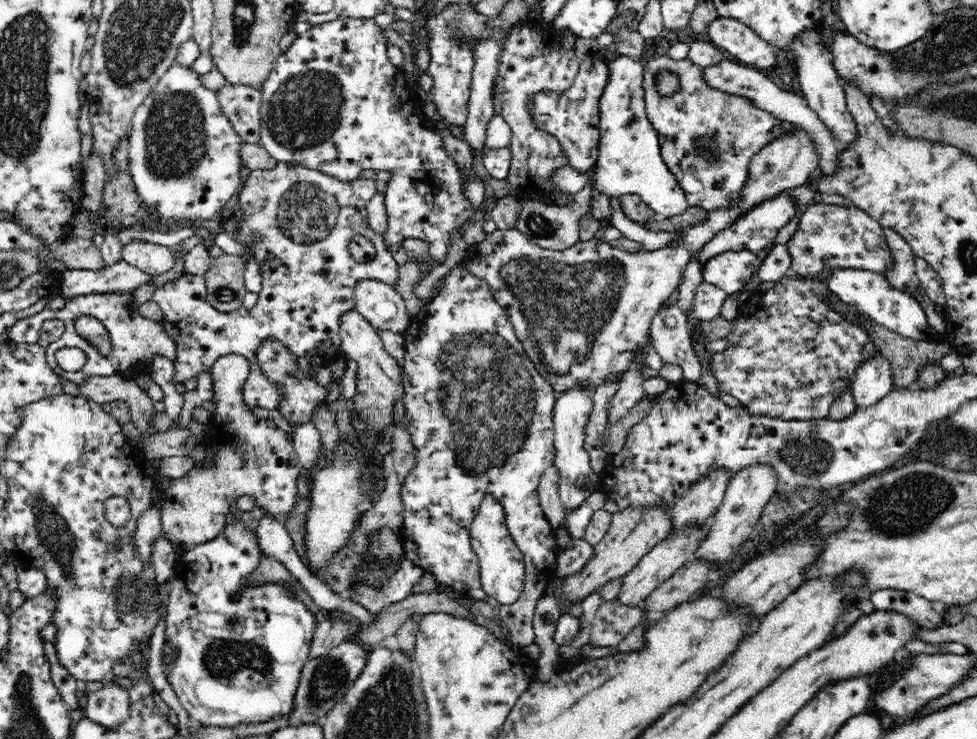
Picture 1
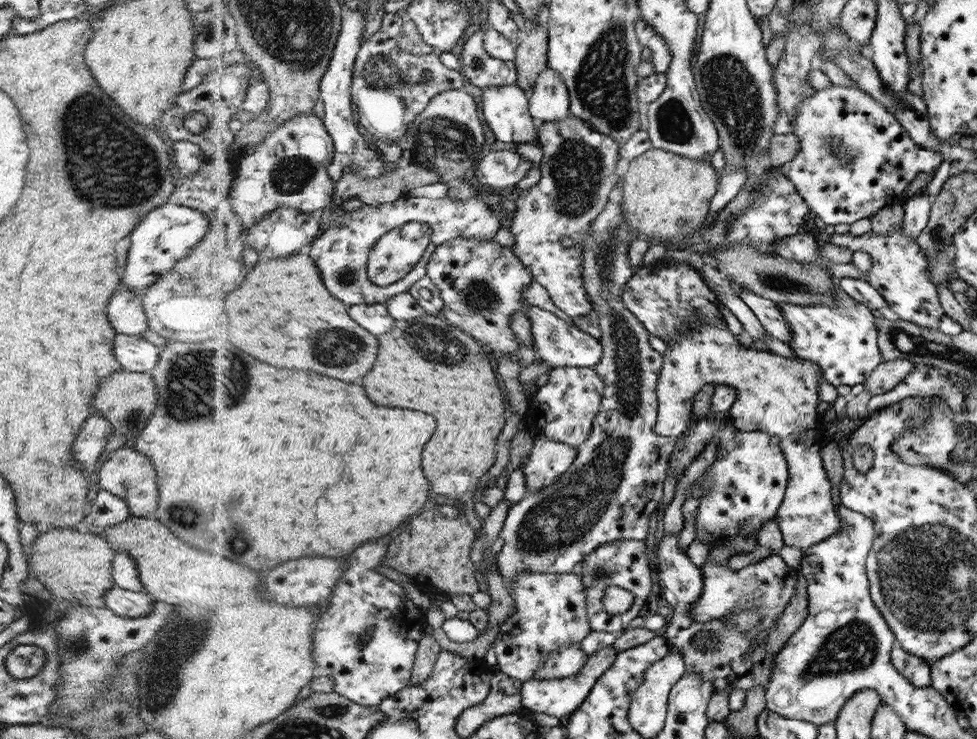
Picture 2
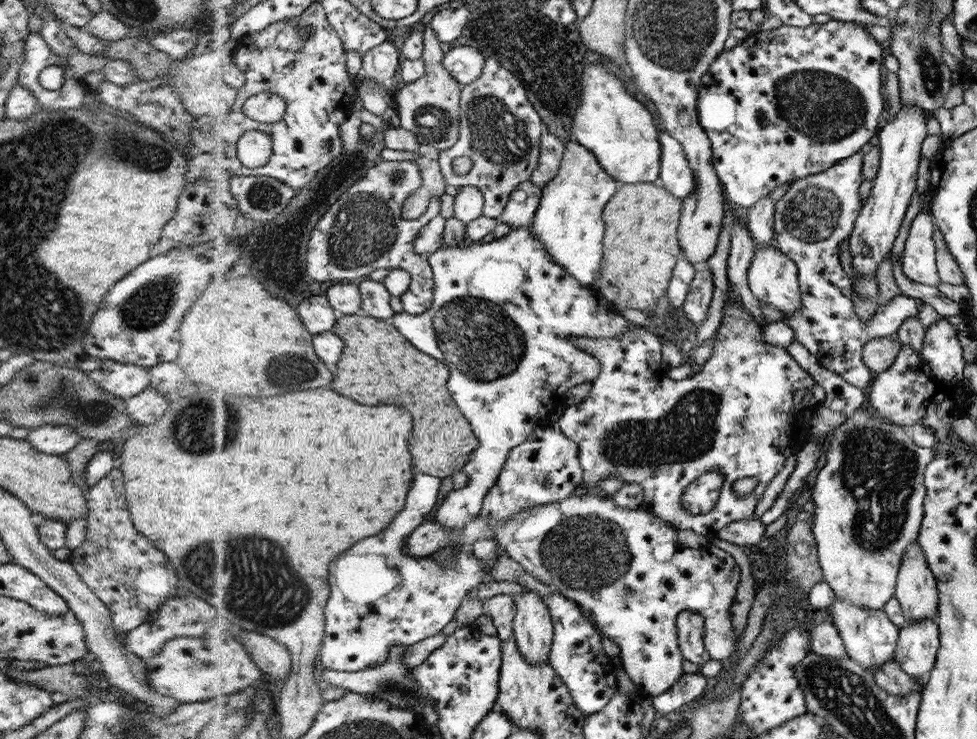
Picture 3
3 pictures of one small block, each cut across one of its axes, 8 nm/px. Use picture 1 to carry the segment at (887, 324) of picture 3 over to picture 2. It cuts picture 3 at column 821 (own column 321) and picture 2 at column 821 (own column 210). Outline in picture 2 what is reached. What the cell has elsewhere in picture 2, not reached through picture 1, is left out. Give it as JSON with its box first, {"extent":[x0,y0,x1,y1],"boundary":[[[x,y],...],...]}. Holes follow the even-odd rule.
{"extent":[777,288,883,386],"boundary":[[[842,288],[836,289],[837,302],[833,306],[827,304],[810,304],[808,306],[778,303],[777,307],[782,311],[788,321],[791,330],[789,346],[800,359],[806,359],[818,363],[823,370],[823,376],[833,386],[856,386],[865,383],[873,370],[883,361],[880,345],[877,343],[878,329],[876,314],[868,306],[857,302],[848,296]]]}

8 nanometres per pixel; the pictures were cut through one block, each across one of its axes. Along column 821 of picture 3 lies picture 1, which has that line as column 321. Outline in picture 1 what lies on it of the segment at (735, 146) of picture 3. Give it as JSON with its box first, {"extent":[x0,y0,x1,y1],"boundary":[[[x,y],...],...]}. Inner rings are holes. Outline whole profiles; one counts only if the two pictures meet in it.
{"extent":[259,17,479,262],"boundary":[[[339,17],[333,22],[324,22],[324,24],[318,24],[318,26],[312,26],[308,32],[298,36],[288,50],[280,56],[277,56],[277,59],[273,62],[273,67],[265,78],[264,86],[261,88],[262,100],[260,112],[262,117],[259,144],[278,163],[298,164],[304,168],[309,168],[309,170],[323,172],[336,180],[341,180],[341,182],[352,182],[352,180],[360,178],[362,170],[370,170],[370,168],[372,170],[391,171],[392,176],[384,190],[386,215],[388,215],[388,231],[383,236],[385,238],[384,243],[392,251],[400,248],[403,245],[402,241],[407,238],[420,239],[428,242],[431,258],[443,262],[446,258],[451,231],[455,229],[461,230],[463,228],[462,226],[469,222],[468,220],[477,217],[479,213],[476,213],[470,201],[464,197],[464,175],[461,174],[454,160],[448,155],[446,149],[444,149],[441,137],[435,133],[433,122],[424,116],[422,108],[425,102],[418,99],[418,95],[413,92],[413,87],[409,86],[407,88],[408,84],[406,77],[402,74],[402,69],[392,64],[388,59],[386,49],[390,44],[387,43],[382,31],[374,19]]]}

